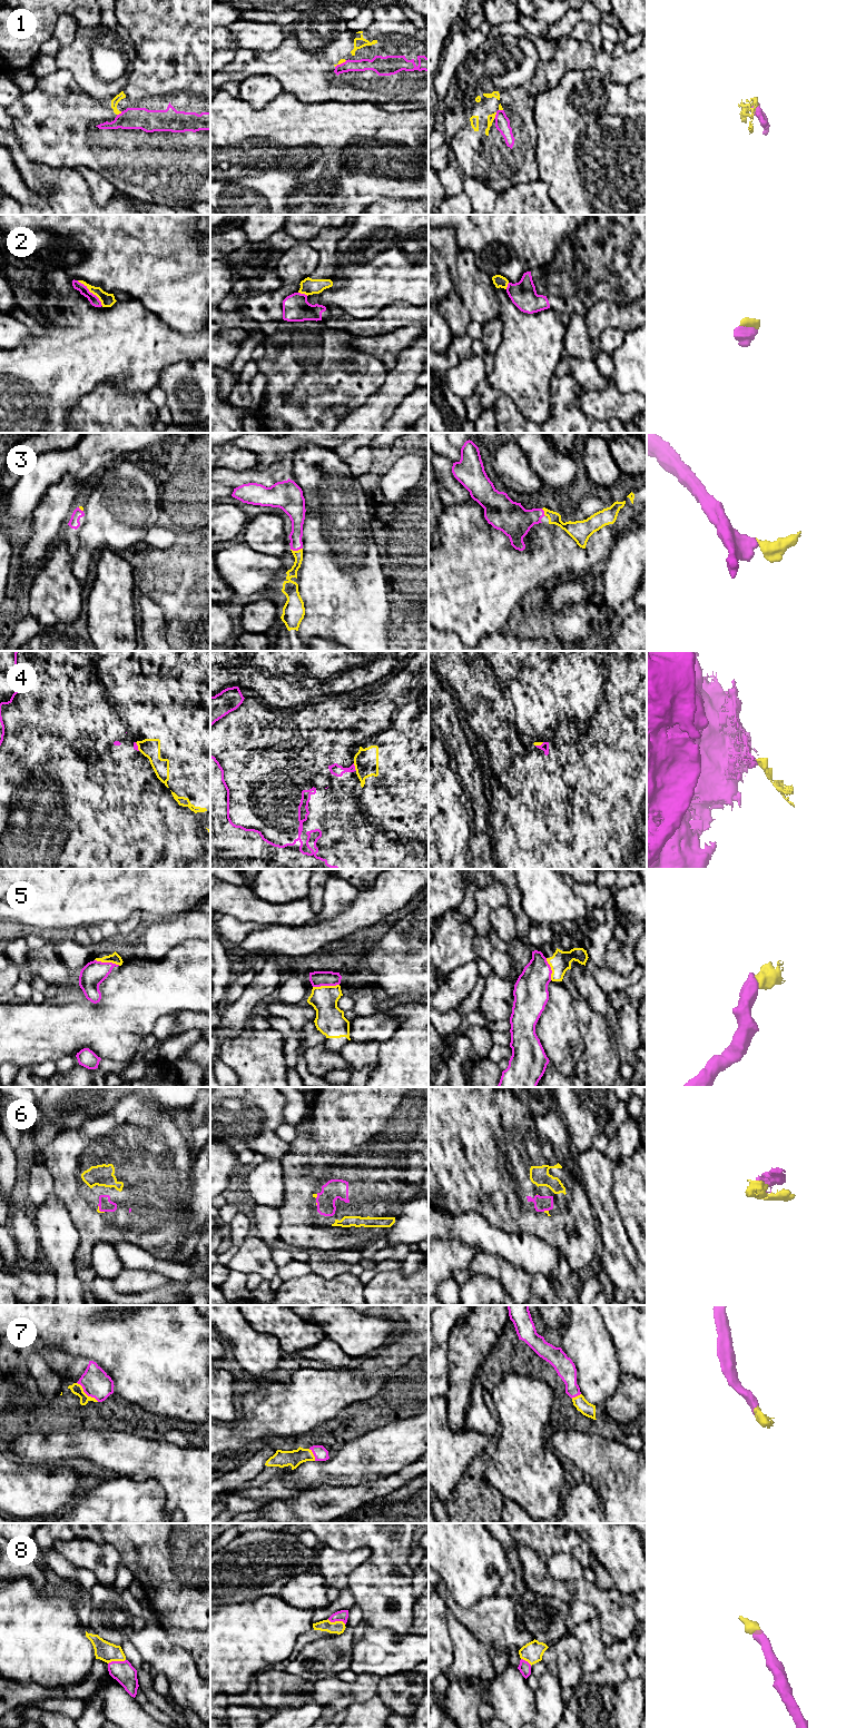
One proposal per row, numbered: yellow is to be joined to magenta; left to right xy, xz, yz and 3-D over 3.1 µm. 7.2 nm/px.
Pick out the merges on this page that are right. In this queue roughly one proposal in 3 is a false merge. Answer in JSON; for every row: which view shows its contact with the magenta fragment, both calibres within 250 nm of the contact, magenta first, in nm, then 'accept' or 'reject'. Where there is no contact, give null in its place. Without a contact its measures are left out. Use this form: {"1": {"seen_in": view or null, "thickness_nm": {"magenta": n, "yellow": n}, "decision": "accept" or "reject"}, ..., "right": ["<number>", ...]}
{"1": {"seen_in": "yz", "thickness_nm": {"magenta": 110, "yellow": 50}, "decision": "accept"}, "2": {"seen_in": "xy", "thickness_nm": {"magenta": 70, "yellow": 100}, "decision": "accept"}, "3": {"seen_in": "xz", "thickness_nm": {"magenta": 110, "yellow": 70}, "decision": "accept"}, "4": {"seen_in": "xz", "thickness_nm": {"magenta": 80, "yellow": 180}, "decision": "reject"}, "5": {"seen_in": "xz", "thickness_nm": {"magenta": 110, "yellow": 200}, "decision": "accept"}, "6": {"seen_in": "xy", "thickness_nm": {"magenta": 100, "yellow": 20}, "decision": "accept"}, "7": {"seen_in": "xy", "thickness_nm": {"magenta": 200, "yellow": 80}, "decision": "accept"}, "8": {"seen_in": "xy", "thickness_nm": {"magenta": 160, "yellow": 140}, "decision": "accept"}, "right": ["1", "2", "3", "5", "6", "7", "8"]}

